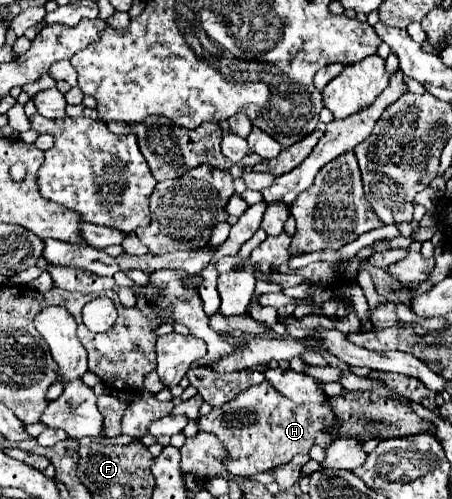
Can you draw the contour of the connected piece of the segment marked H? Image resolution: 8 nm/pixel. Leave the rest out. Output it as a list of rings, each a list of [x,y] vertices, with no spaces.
[[[262,381],[260,385],[254,385],[248,391],[242,391],[236,399],[232,399],[232,403],[226,403],[224,407],[212,409],[210,415],[200,419],[200,429],[218,435],[218,439],[226,445],[226,449],[230,453],[230,463],[226,463],[226,465],[228,465],[228,471],[232,475],[250,477],[250,475],[256,475],[256,473],[270,471],[278,465],[284,465],[298,453],[310,453],[310,449],[314,445],[330,447],[338,439],[340,421],[330,407],[296,405],[288,397],[284,397],[280,391],[276,391],[268,381]]]

